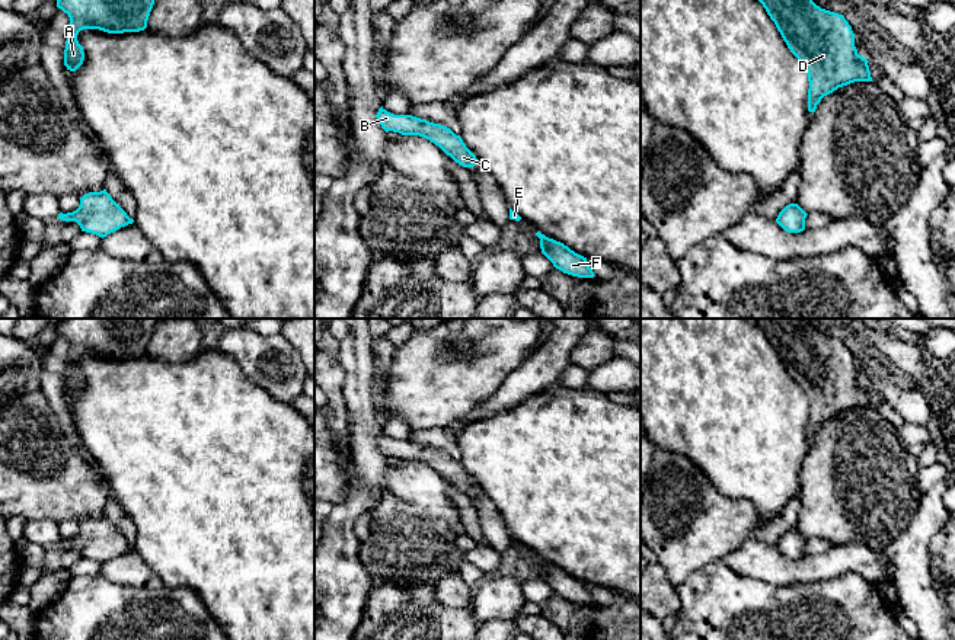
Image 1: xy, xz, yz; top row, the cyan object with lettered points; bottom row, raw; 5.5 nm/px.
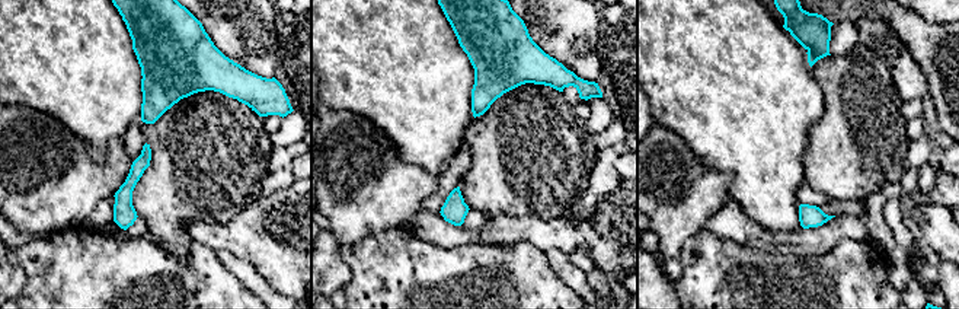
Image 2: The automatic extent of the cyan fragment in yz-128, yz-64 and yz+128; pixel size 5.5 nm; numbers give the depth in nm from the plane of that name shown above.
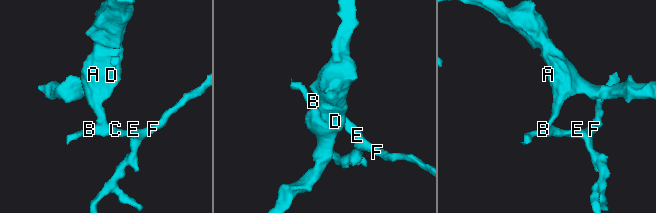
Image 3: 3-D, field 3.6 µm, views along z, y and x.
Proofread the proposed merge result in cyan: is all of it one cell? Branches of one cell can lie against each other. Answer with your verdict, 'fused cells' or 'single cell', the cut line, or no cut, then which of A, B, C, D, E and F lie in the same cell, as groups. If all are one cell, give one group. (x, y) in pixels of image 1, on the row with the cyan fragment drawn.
single cell; cut none; groups A B C D E F

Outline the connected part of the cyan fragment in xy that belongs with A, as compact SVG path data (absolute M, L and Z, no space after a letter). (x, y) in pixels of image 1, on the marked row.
M57 0L57 7L70 17L64 49L64 65L76 71L84 60L77 35L83 29L99 29L108 33L140 32L154 0Z

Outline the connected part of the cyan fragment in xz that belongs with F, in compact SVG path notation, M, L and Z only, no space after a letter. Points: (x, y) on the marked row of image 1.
M537 231L536 236L540 239L542 253L553 263L556 269L578 278L595 276L587 262L587 257L575 253L563 243L546 237L540 231Z

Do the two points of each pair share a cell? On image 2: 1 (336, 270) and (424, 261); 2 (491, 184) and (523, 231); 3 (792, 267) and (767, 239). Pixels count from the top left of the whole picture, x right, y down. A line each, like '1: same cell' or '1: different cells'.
1: different cells
2: different cells
3: different cells

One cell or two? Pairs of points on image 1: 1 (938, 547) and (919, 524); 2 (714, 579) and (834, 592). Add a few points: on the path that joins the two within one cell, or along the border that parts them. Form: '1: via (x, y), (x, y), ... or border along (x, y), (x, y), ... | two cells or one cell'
1: border along (939, 528), (929, 544), (928, 573) | two cells
2: via (744, 597), (799, 597), (804, 594) | one cell

